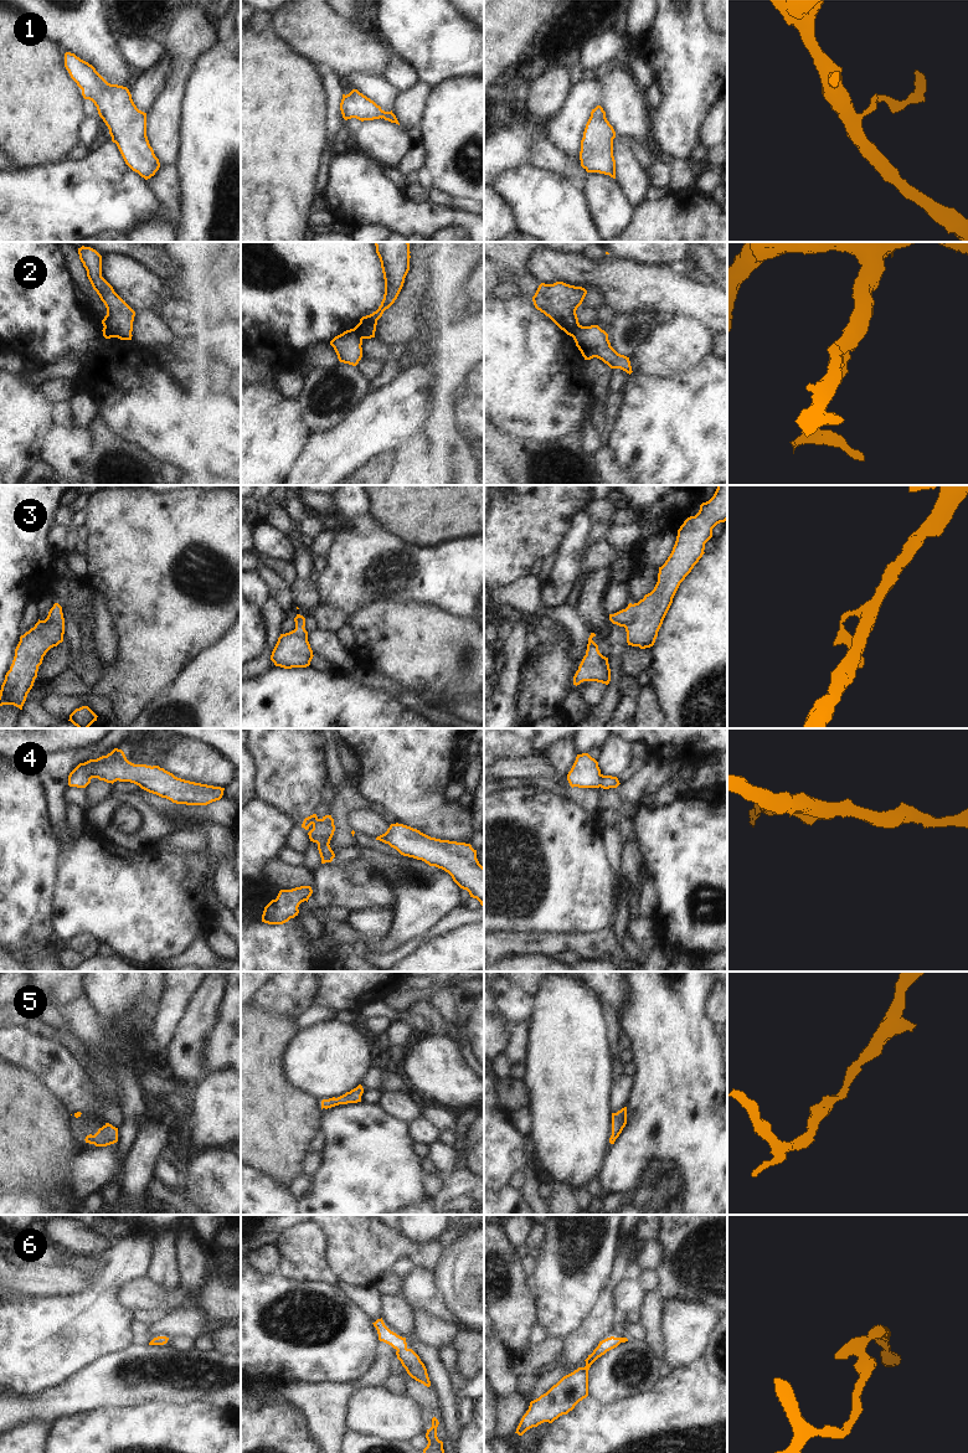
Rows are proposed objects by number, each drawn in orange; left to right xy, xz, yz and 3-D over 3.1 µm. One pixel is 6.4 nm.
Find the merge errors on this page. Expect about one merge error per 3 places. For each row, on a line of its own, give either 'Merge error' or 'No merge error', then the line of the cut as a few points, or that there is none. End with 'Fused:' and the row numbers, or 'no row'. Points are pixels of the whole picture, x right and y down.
1: No merge error. No split
2: Merge error. Split along xz (353, 329), (362, 338)
3: No merge error. No split
4: No merge error. No split
5: No merge error. No split
6: No merge error. No split
Fused: 2

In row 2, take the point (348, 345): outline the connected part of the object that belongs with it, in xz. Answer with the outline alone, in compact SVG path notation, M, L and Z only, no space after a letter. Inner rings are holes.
M354 329L335 336L330 345L334 347L340 362L356 366L362 357L362 338Z

